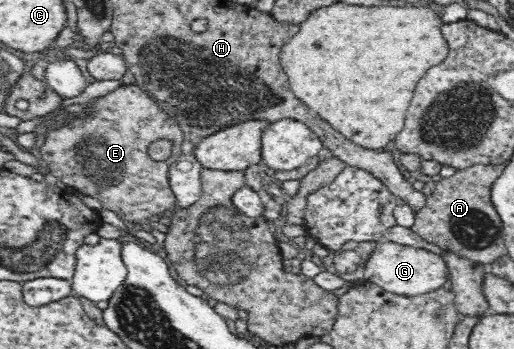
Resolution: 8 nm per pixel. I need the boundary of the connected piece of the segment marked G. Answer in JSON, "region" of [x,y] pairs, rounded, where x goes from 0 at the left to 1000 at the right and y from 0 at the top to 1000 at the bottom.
{"region":[[[747,688],[739,691],[718,742],[710,748],[710,799],[749,834],[778,848],[800,851],[842,837],[870,808],[874,788],[874,768],[858,731],[821,711]]]}

